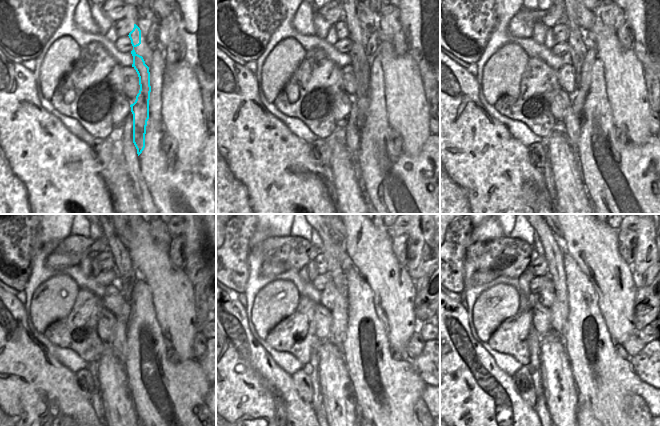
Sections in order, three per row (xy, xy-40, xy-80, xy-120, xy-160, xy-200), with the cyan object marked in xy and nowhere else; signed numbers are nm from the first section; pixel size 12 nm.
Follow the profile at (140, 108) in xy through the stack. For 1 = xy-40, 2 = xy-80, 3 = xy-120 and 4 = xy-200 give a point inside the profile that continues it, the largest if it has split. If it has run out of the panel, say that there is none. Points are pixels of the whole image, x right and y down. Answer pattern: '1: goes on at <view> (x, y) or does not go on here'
1: goes on at xy-40 (361, 68)
2: goes on at xy-80 (578, 50)
3: goes on at xy-120 (128, 275)
4: goes on at xy-200 (558, 235)

